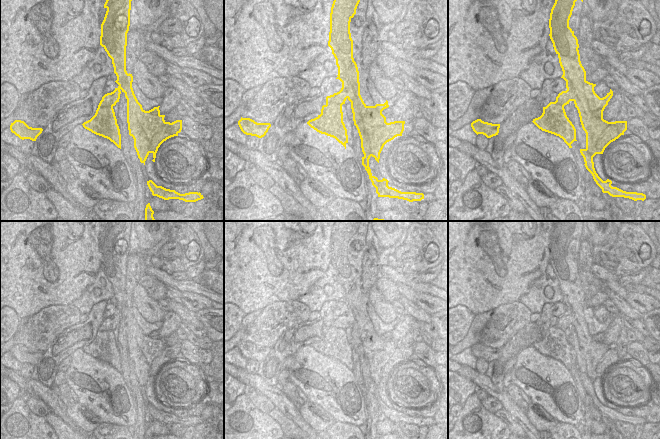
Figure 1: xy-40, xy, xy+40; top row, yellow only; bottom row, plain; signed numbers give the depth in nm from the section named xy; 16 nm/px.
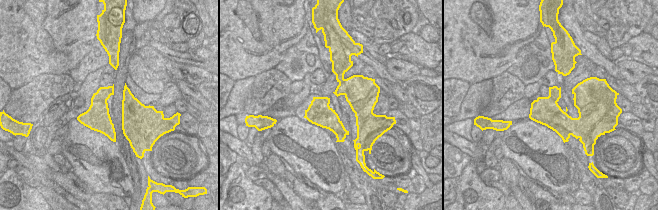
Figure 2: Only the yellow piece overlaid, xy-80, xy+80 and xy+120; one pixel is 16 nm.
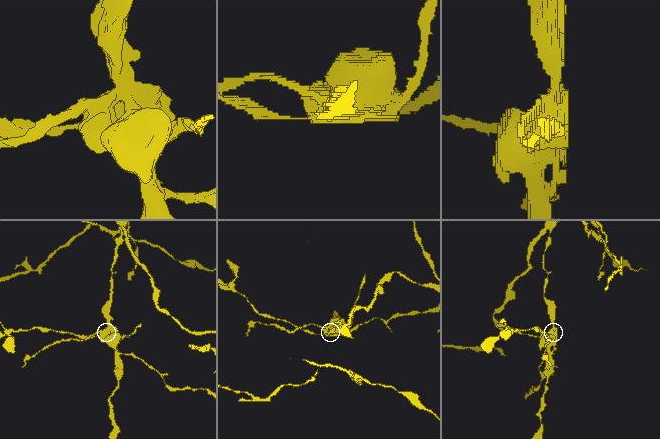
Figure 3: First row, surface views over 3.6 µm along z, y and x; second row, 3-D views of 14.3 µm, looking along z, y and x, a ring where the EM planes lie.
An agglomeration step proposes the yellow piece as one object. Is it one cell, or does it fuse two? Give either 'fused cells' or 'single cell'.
fused cells

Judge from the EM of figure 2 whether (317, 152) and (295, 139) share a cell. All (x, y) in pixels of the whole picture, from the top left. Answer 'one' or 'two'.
one

